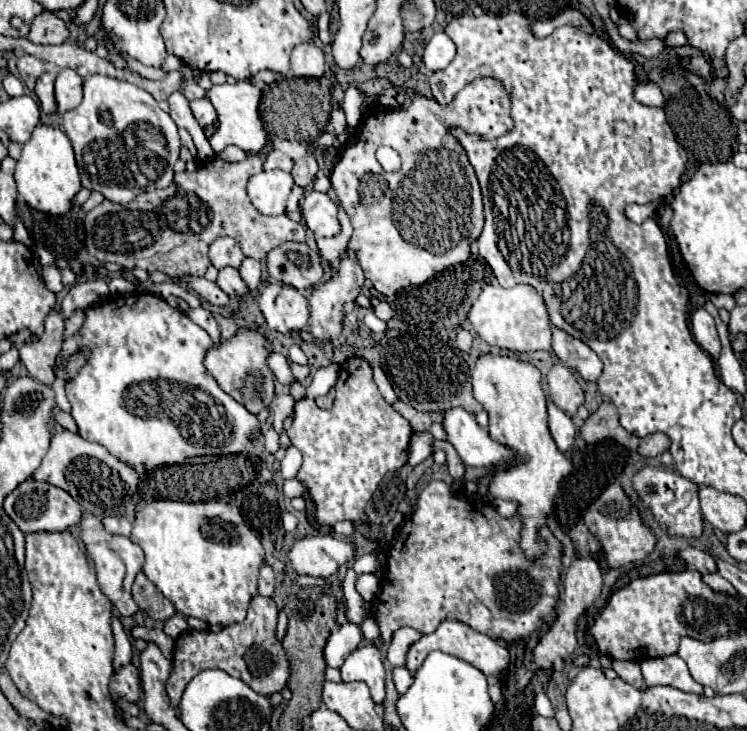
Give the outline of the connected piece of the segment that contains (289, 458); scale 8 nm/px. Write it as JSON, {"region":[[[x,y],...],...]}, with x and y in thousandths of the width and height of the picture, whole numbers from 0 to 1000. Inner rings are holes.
{"region":[[[386,610],[383,624],[380,624],[378,635],[375,635],[375,646],[378,646],[378,651],[380,651],[380,654],[394,654],[394,651],[399,648],[402,637],[404,637],[404,621],[399,618],[399,613]]]}

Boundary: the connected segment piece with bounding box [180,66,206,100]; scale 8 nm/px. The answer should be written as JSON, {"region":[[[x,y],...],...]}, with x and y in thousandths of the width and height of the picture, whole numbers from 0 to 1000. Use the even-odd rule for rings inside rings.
{"region":[[[249,90],[241,93],[241,101],[244,101],[244,129],[257,137],[257,134],[273,134],[276,131],[276,123],[270,123],[260,107],[260,98]]]}

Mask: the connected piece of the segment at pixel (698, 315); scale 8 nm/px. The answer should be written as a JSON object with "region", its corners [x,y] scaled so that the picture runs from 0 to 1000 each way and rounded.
{"region":[[[940,419],[940,421],[932,421],[926,435],[926,457],[932,462],[932,468],[956,490],[961,492],[964,487],[964,465],[961,465],[961,454],[959,454],[959,443],[956,443],[956,435],[950,432],[950,427]]]}

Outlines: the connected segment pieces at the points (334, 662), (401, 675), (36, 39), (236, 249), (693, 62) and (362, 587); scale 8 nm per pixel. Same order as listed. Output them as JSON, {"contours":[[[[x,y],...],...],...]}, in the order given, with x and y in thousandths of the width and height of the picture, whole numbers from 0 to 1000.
{"contours":[[[[455,854],[439,870],[434,886],[434,903],[442,914],[458,914],[461,903],[479,886],[485,878],[485,865],[477,854]]],[[[538,911],[538,914],[527,914],[525,917],[525,922],[527,922],[527,936],[530,936],[530,944],[535,947],[535,949],[541,949],[549,938],[552,938],[552,922],[544,917],[544,911]]],[[[56,16],[46,25],[37,55],[46,60],[83,60],[91,52],[88,33],[70,16]]],[[[293,326],[289,331],[281,334],[281,358],[286,367],[300,367],[300,364],[311,364],[319,367],[327,356],[327,347],[321,342],[321,334],[312,326]]],[[[940,74],[926,77],[921,85],[924,85],[924,96],[926,96],[932,104],[937,104],[937,107],[942,107],[942,109],[950,109],[950,104],[953,104],[953,90],[950,90],[950,85],[948,85]]],[[[485,785],[477,793],[477,807],[487,818],[487,824],[498,824],[509,807],[509,791],[503,785]]]]}

